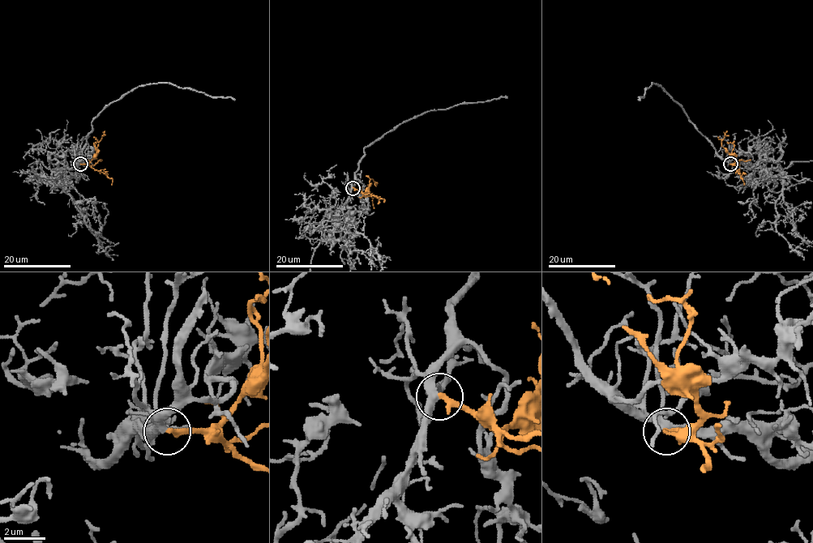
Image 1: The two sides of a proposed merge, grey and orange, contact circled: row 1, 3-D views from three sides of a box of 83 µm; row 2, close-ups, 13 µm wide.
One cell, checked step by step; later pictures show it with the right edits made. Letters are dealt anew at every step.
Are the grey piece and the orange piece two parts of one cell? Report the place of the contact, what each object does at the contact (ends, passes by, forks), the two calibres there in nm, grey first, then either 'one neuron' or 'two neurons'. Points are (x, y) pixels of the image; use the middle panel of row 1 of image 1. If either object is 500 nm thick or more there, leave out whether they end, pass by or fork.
at (353, 188); grey forks there; orange ends there; 300 nm thick on the grey side, 280 nm on the other; one neuron

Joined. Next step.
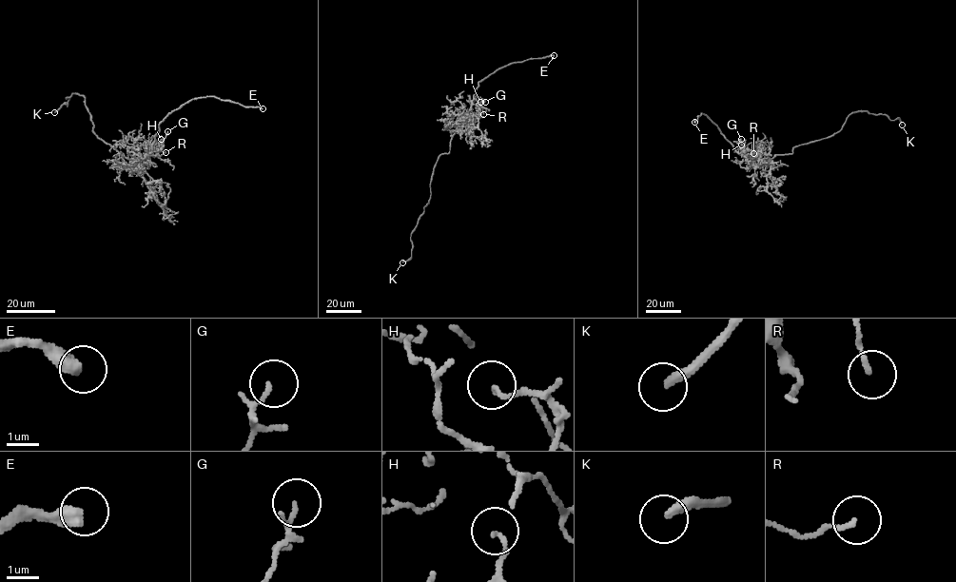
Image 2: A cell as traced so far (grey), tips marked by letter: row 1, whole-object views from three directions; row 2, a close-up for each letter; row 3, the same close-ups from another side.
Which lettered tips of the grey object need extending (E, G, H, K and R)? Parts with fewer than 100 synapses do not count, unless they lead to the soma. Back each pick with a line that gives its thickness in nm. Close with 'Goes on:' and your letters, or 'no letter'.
E: 480 nm
K: 280 nm
Goes on: E, K

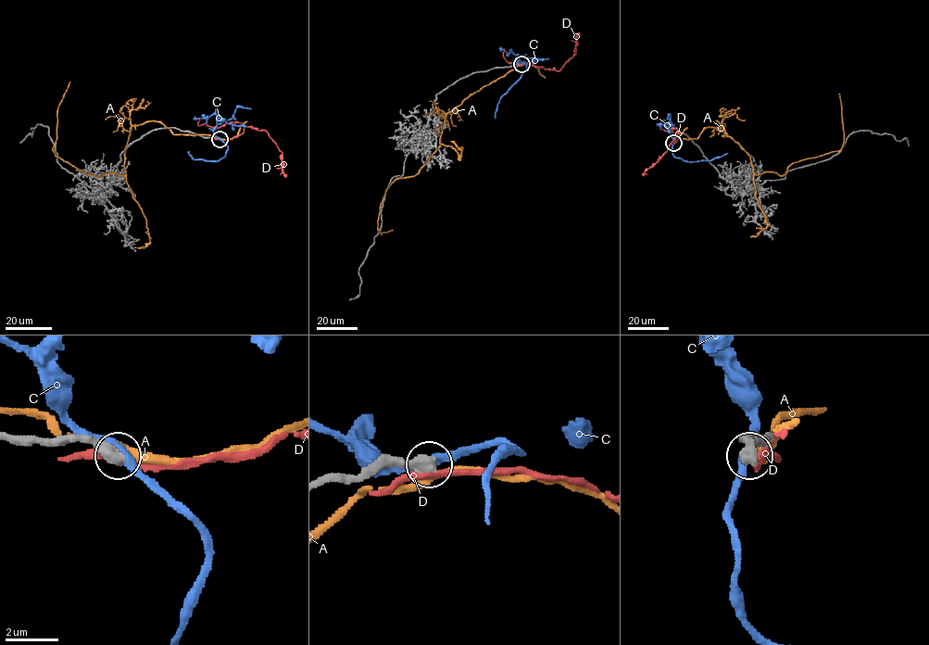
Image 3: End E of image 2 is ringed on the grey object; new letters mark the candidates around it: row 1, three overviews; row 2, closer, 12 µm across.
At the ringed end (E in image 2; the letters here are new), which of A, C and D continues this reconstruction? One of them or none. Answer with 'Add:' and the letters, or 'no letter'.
Add: no letter

